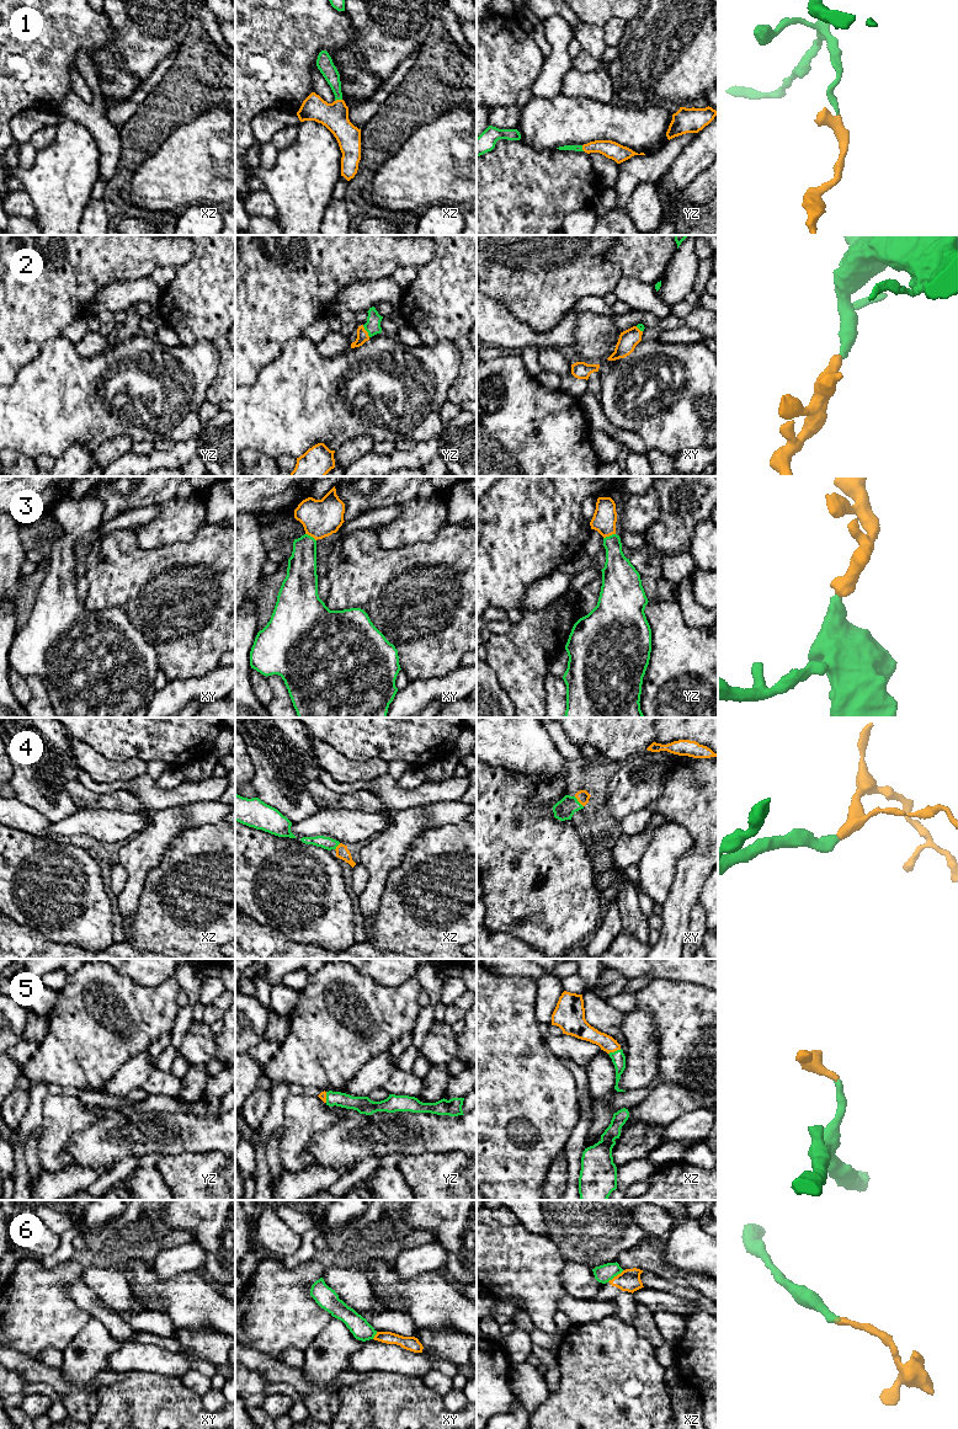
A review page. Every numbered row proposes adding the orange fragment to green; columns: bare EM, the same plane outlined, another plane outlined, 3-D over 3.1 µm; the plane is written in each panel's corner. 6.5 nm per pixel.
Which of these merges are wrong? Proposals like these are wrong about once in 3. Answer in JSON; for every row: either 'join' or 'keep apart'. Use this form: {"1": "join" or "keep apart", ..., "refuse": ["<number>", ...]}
{"1": "join", "2": "join", "3": "join", "4": "join", "5": "join", "6": "keep apart", "refuse": ["6"]}

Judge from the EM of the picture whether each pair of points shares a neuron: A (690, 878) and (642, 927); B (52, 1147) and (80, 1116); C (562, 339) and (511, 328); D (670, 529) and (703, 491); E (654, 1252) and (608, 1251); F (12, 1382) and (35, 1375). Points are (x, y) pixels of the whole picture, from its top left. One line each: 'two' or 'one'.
A: two
B: one
C: one
D: one
E: two
F: two

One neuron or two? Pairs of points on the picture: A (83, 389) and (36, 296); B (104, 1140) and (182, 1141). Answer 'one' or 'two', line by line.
A: two
B: one

